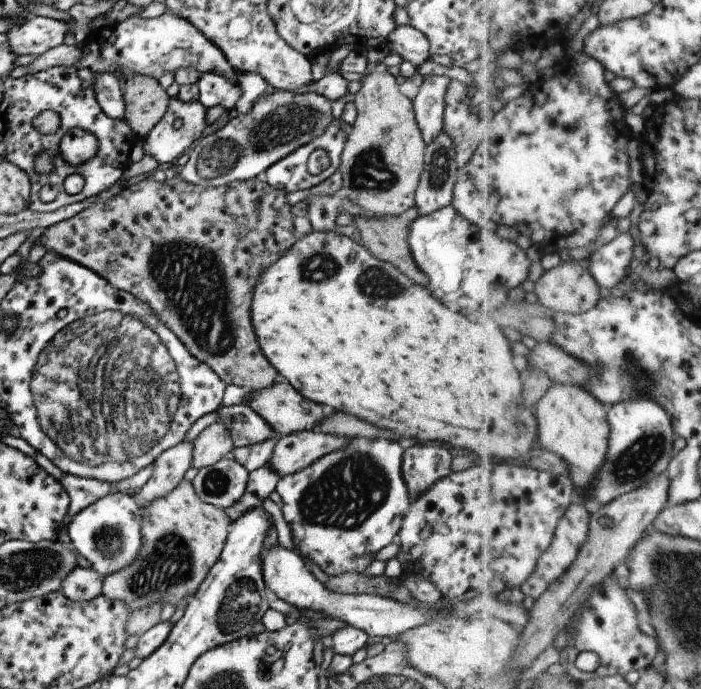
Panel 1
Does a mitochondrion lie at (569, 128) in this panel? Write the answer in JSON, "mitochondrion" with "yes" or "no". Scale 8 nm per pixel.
{"mitochondrion":"no"}

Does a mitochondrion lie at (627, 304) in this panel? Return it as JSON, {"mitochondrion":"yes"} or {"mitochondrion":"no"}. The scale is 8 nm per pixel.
{"mitochondrion":"no"}

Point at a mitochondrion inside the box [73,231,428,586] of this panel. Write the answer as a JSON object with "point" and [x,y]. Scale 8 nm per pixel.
{"point":[201,296]}

